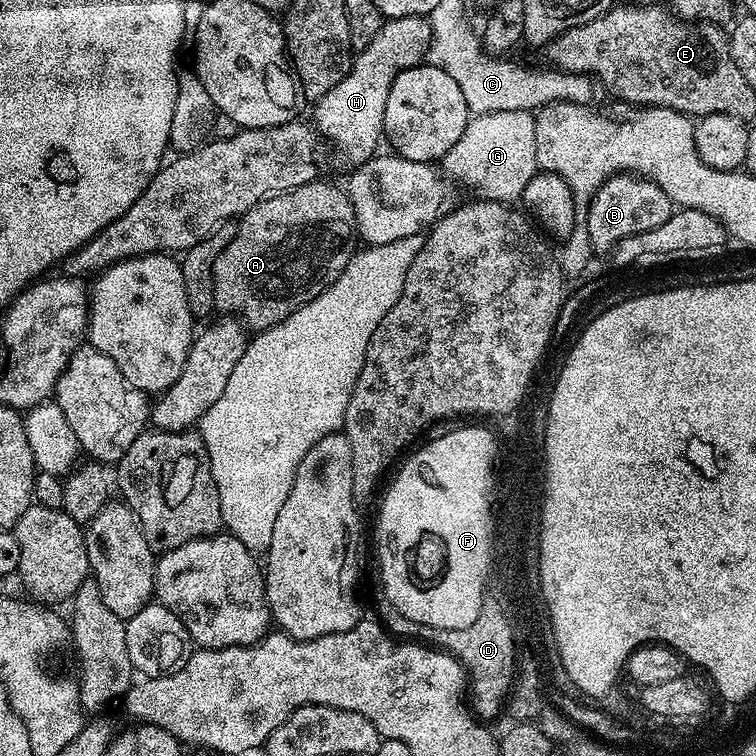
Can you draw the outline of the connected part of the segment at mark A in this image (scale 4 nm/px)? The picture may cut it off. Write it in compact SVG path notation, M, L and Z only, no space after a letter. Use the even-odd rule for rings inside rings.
M323 178L258 202L239 217L230 246L226 246L226 250L218 254L218 262L214 262L215 311L239 320L253 333L265 332L281 324L294 314L294 310L318 298L318 294L336 281L346 262L350 262L357 251L357 236L354 208L348 201L347 191L341 185L339 188L336 184L327 184Z

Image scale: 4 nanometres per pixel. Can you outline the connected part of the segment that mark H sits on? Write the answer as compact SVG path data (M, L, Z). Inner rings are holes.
M403 16L397 20L385 19L384 24L370 38L370 46L359 49L352 61L352 68L330 90L315 101L314 127L325 141L328 140L349 160L349 165L371 160L384 136L386 94L399 72L419 68L425 63L428 47L432 42L432 25L422 16Z

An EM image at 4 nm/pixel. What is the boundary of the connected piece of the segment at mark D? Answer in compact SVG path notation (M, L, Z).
M382 594L377 595L376 612L379 623L393 637L435 646L455 656L463 664L466 680L470 685L470 707L481 721L489 722L499 712L505 711L506 701L514 687L517 657L512 655L513 645L512 640L508 640L508 624L504 624L504 616L500 616L496 608L482 608L478 618L474 618L474 622L470 622L470 626L462 630L438 630L434 626L422 626L406 618L406 614L398 611Z

